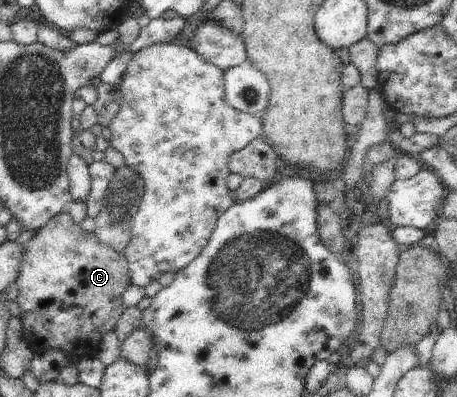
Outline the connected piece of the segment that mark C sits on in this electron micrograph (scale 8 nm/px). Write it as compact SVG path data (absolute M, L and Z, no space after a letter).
M68 212L54 216L25 245L20 273L16 283L19 290L16 302L25 342L35 355L59 349L72 361L81 357L97 356L101 339L114 330L116 322L127 308L122 301L124 290L131 285L126 256L100 243L95 233L85 232L73 222Z

